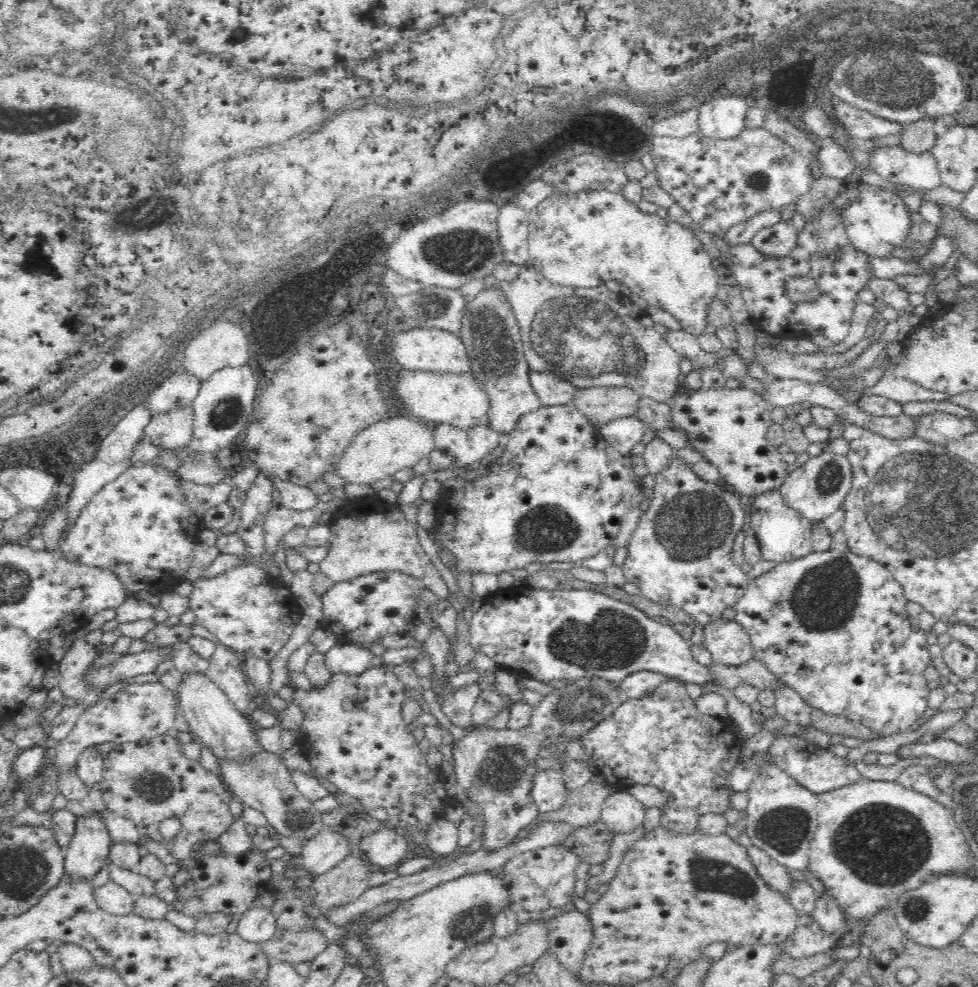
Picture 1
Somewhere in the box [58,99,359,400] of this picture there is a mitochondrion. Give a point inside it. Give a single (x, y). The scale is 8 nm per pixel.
(122, 222)

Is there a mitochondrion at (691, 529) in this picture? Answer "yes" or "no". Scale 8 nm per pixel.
yes

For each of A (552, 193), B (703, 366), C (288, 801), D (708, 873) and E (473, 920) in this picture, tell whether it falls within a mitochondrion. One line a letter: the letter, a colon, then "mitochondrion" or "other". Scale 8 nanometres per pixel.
A: other
B: other
C: other
D: mitochondrion
E: mitochondrion

